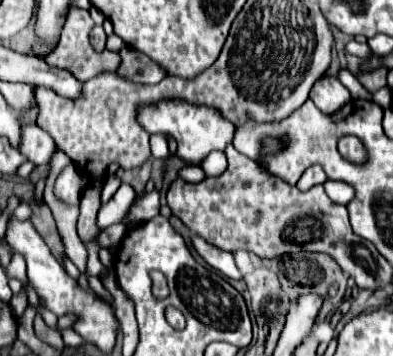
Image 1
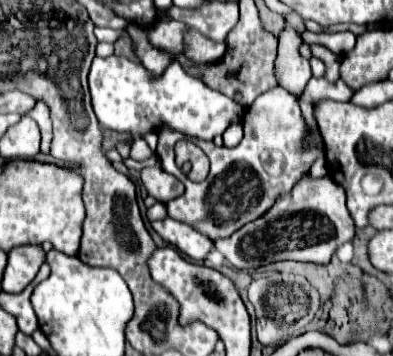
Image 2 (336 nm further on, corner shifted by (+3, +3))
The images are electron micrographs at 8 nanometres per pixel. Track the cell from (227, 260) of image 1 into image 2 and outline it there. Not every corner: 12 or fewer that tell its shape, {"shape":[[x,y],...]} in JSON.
{"shape":[[170,216],[152,222],[166,242],[196,262],[214,248],[206,234]]}

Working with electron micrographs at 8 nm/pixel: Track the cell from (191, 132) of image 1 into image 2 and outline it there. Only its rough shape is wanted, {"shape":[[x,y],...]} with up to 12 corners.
{"shape":[[96,56],[92,106],[102,128],[152,154],[160,128],[212,140],[242,106],[180,62],[154,76],[122,56]]}

